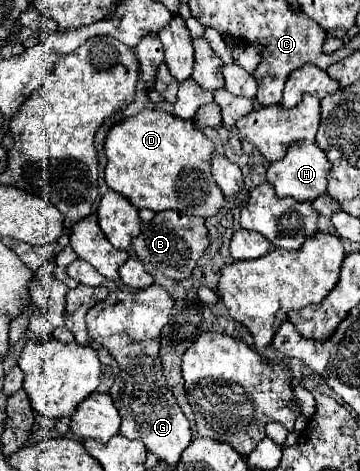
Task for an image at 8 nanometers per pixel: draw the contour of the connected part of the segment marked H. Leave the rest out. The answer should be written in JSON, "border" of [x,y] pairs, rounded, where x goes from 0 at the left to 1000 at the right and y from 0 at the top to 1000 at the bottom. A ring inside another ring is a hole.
{"border":[[[819,301],[819,306],[803,310],[792,335],[758,344],[742,357],[742,386],[764,399],[775,420],[814,416],[831,429],[847,429],[847,425],[869,429],[875,420],[908,412],[914,361],[919,361],[919,348],[903,331],[903,323],[875,301]]]}

